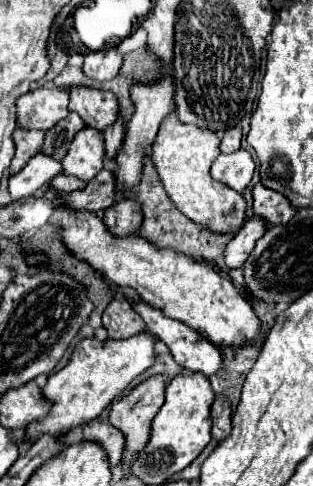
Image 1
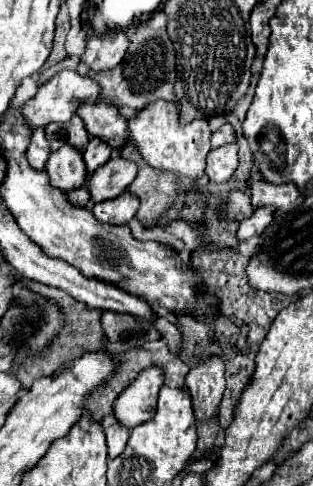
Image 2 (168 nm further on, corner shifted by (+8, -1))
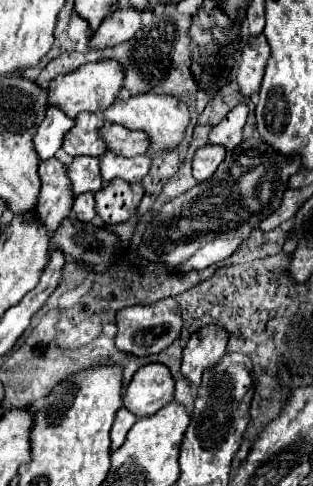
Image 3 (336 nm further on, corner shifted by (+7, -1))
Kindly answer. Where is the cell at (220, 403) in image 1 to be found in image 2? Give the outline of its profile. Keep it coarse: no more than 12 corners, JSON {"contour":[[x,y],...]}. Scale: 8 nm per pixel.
{"contour":[[220,359],[186,375],[198,421],[218,417],[226,387]]}

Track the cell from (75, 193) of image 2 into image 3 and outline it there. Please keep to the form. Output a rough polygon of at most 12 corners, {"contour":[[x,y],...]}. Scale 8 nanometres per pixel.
{"contour":[[93,193],[79,195],[73,217],[87,223],[97,215]]}

